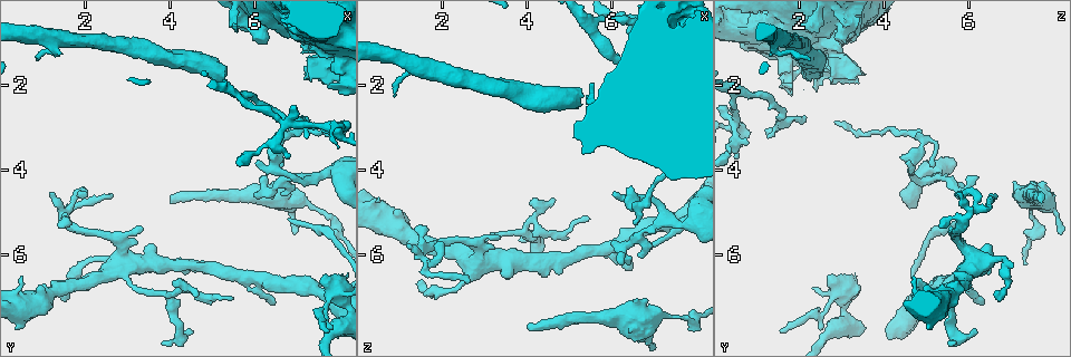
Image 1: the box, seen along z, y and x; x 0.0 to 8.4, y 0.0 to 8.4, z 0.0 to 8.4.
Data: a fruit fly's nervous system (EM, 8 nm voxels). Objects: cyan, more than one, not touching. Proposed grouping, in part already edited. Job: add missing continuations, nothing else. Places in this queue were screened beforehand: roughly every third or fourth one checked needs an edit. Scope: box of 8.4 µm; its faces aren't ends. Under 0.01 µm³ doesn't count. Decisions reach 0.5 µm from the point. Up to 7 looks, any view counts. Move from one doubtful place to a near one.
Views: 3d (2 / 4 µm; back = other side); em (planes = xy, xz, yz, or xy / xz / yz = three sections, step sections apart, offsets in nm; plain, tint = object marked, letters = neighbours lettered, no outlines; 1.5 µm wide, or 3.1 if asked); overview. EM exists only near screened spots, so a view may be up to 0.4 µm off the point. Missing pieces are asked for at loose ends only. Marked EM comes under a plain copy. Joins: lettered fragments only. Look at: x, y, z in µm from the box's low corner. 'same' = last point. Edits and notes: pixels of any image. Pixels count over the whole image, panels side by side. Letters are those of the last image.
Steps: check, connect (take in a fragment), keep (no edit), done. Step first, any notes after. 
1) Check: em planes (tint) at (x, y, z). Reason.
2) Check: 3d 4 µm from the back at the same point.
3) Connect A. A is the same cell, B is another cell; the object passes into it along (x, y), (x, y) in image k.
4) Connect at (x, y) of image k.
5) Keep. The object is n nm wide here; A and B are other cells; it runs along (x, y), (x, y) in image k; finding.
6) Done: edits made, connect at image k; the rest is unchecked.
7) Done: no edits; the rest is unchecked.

Check: em xz step 8 (tint) at (4.55, 6.95, 4.65). Tapers out.

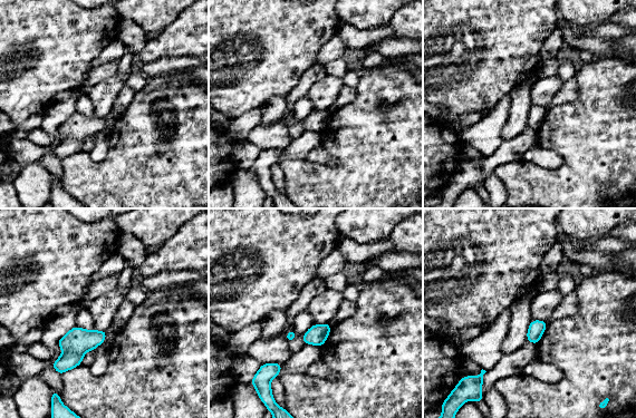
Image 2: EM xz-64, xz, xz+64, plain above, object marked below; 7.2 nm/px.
Check: em planes (letters) at the same point.

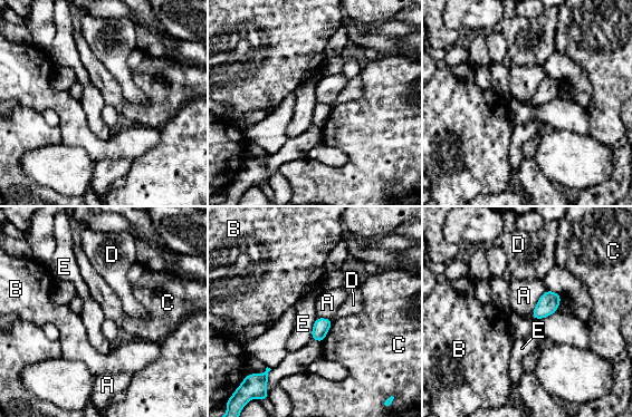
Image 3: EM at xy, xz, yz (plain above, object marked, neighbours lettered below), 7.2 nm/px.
Keep. The object is 120 nm wide here; A, B, C, D and E are other cells; a border runs along (317, 318), (313, 326), (310, 338) in image 3; no lettered fragment goes on from it.

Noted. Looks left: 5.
Check: em xz step 8 (letters) at (4.45, 7.80, 6.20). An open end.

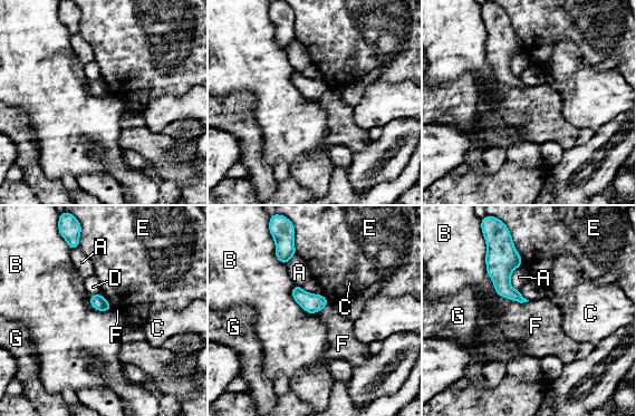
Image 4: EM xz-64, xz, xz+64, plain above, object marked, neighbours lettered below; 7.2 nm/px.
Check: em planes (letters) at the same point.

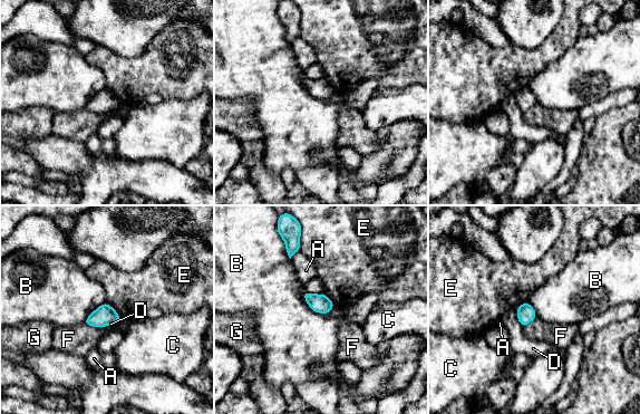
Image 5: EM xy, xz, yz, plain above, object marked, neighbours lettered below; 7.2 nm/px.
Keep. A, B, C, D, E, F and G are other cells; a border runs along (303, 290), (312, 310), (328, 314) in image 5; none of them fits.

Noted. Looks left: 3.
Check: em xy step 8 (tint) at (3.35, 5.35, 5.55). An open end.

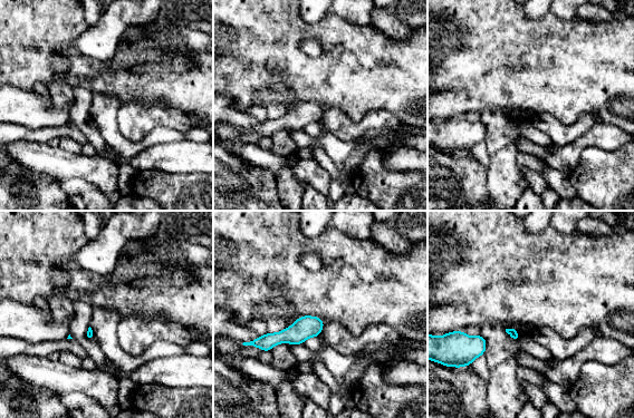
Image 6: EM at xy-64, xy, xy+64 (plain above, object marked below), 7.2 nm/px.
Check: em planes (letters) at the same point.

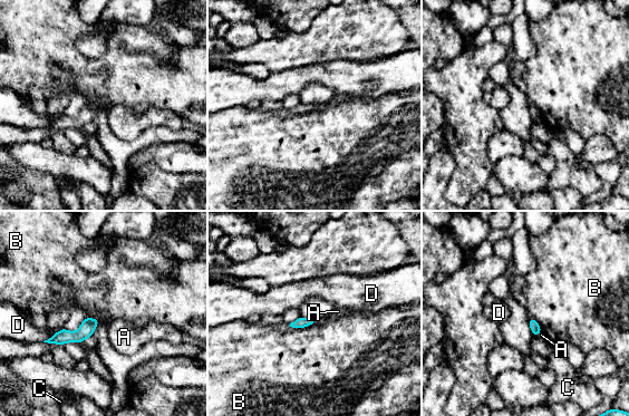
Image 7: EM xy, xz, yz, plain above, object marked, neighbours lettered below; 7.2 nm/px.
Keep. A, B, C and D are other cells; a border runs along (317, 319), (303, 327), (288, 325) in image 7; none of them fits.

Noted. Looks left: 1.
Done: no edits; the rest is unchecked.

